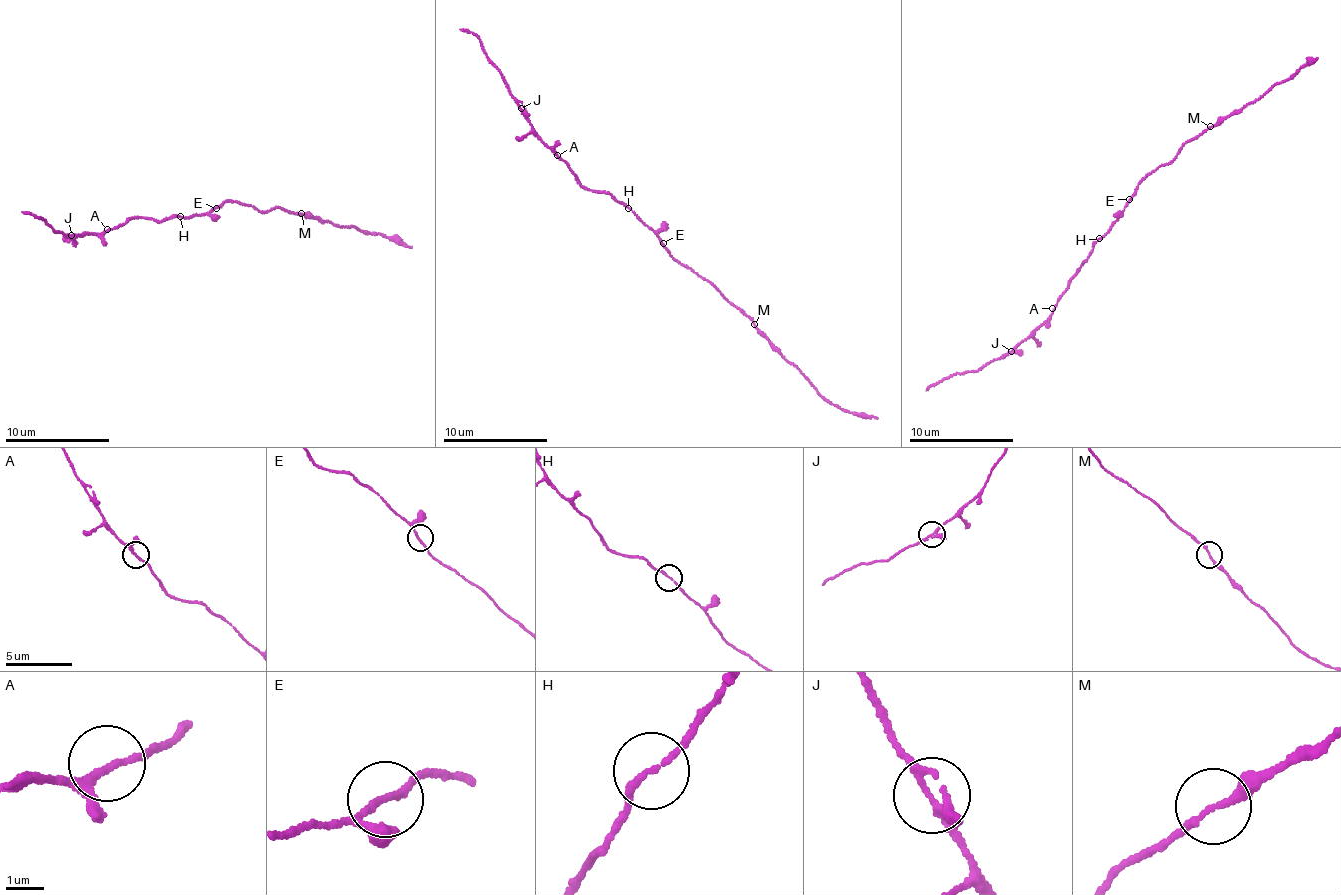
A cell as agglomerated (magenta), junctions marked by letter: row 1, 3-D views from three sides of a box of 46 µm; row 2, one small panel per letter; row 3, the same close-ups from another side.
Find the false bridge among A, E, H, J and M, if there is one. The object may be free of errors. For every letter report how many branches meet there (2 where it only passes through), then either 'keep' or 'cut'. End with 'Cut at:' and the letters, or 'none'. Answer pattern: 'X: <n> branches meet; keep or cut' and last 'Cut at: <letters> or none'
A: 2 branches meet; keep
E: 2 branches meet; keep
H: 2 branches meet; keep
J: 3 branches meet; keep
M: 2 branches meet; cut
Cut at: M

